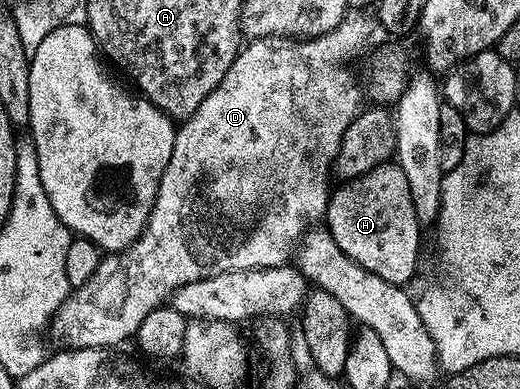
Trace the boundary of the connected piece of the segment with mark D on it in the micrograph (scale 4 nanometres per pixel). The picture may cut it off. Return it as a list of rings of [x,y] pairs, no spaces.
[[[348,27],[334,29],[332,33],[323,33],[320,37],[313,37],[310,39],[291,39],[286,43],[276,44],[271,39],[251,39],[246,42],[240,48],[239,54],[233,59],[233,63],[229,67],[229,71],[225,71],[225,79],[221,79],[221,83],[217,83],[217,87],[213,91],[209,91],[209,95],[205,99],[205,103],[201,103],[201,107],[197,107],[197,111],[192,117],[186,118],[176,128],[175,142],[173,143],[173,155],[169,159],[169,167],[165,167],[165,171],[161,175],[161,183],[157,187],[157,199],[153,203],[153,211],[149,215],[147,220],[147,226],[143,228],[143,234],[134,241],[128,249],[122,251],[111,251],[106,254],[100,260],[97,271],[93,271],[93,275],[85,283],[74,286],[71,292],[67,294],[67,298],[61,303],[61,307],[56,311],[54,317],[49,322],[49,330],[51,329],[51,337],[56,341],[56,346],[63,349],[101,349],[104,347],[119,347],[122,341],[130,342],[134,338],[137,327],[141,327],[141,319],[145,319],[145,315],[149,315],[149,311],[153,311],[157,306],[164,304],[174,294],[176,289],[185,287],[185,283],[197,283],[197,279],[205,279],[206,277],[212,277],[213,275],[221,275],[225,271],[241,271],[242,269],[264,269],[265,267],[271,267],[273,265],[282,265],[288,260],[289,254],[292,252],[293,246],[296,241],[301,237],[304,231],[308,228],[310,223],[324,216],[327,211],[327,198],[329,196],[329,188],[327,184],[333,181],[333,166],[335,163],[335,156],[337,151],[341,147],[341,139],[345,135],[345,131],[349,127],[349,123],[355,118],[358,113],[361,112],[361,104],[359,105],[359,97],[361,101],[361,91],[355,87],[355,81],[351,78],[350,73],[347,71],[343,64],[347,61],[347,56],[351,53],[351,45],[355,45],[359,41],[359,33],[355,29],[347,29]]]

